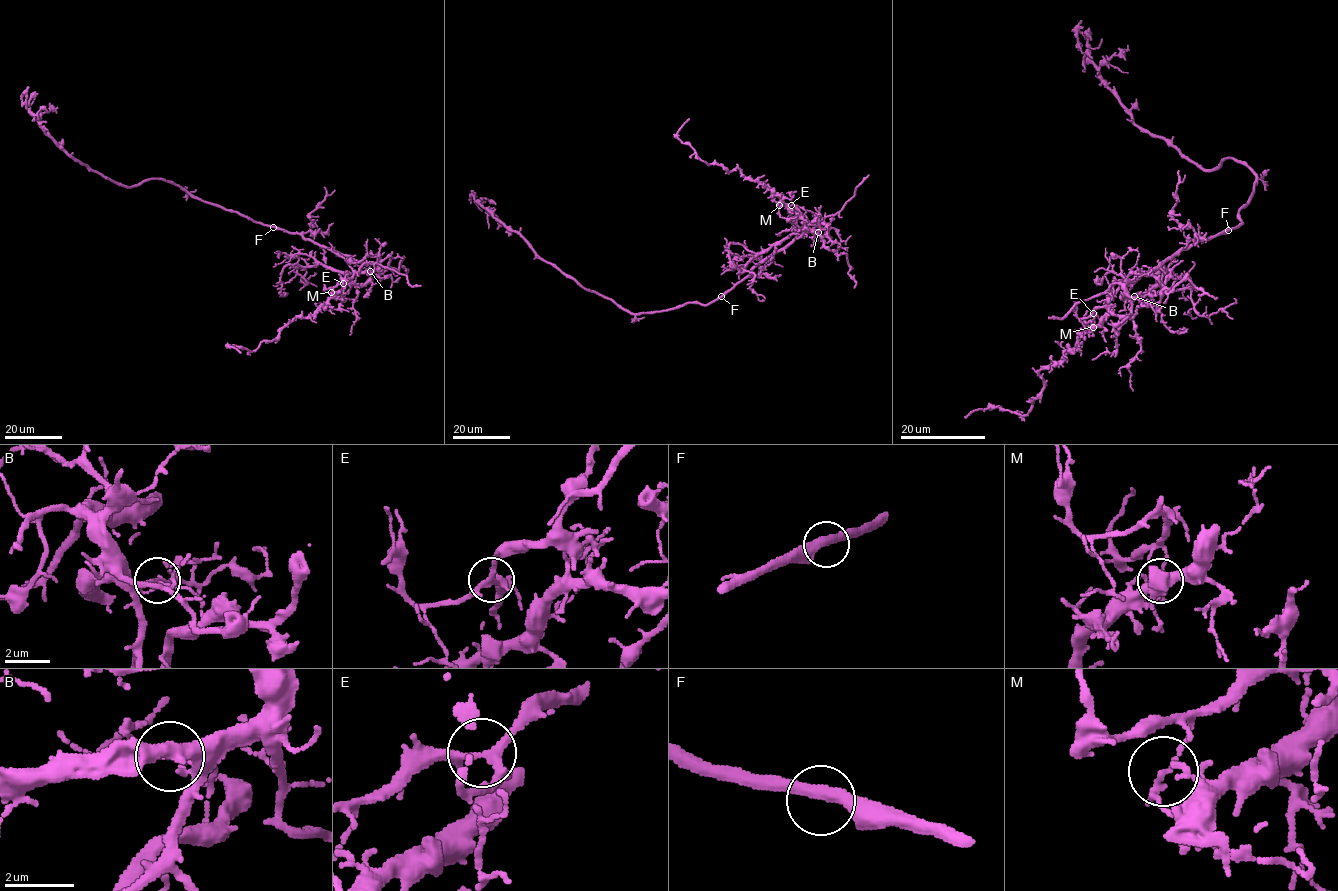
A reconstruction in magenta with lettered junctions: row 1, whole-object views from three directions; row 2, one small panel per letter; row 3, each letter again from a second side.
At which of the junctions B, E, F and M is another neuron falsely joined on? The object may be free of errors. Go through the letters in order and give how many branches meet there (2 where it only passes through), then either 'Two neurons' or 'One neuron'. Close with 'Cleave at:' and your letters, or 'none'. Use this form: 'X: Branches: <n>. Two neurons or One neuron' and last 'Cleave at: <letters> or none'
B: Branches: 3. One neuron
E: Branches: 3. One neuron
F: Branches: 2. One neuron
M: Branches: 2. Two neurons
Cleave at: M

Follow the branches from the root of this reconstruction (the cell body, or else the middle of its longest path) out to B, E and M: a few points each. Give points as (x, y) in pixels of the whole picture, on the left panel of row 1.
B: (274, 226), (298, 233), (358, 261), (375, 263), (378, 267), (370, 271)
E: (274, 226), (298, 233), (319, 245), (366, 263), (343, 283)
M: (274, 226), (298, 233), (319, 245), (366, 263), (330, 291)

